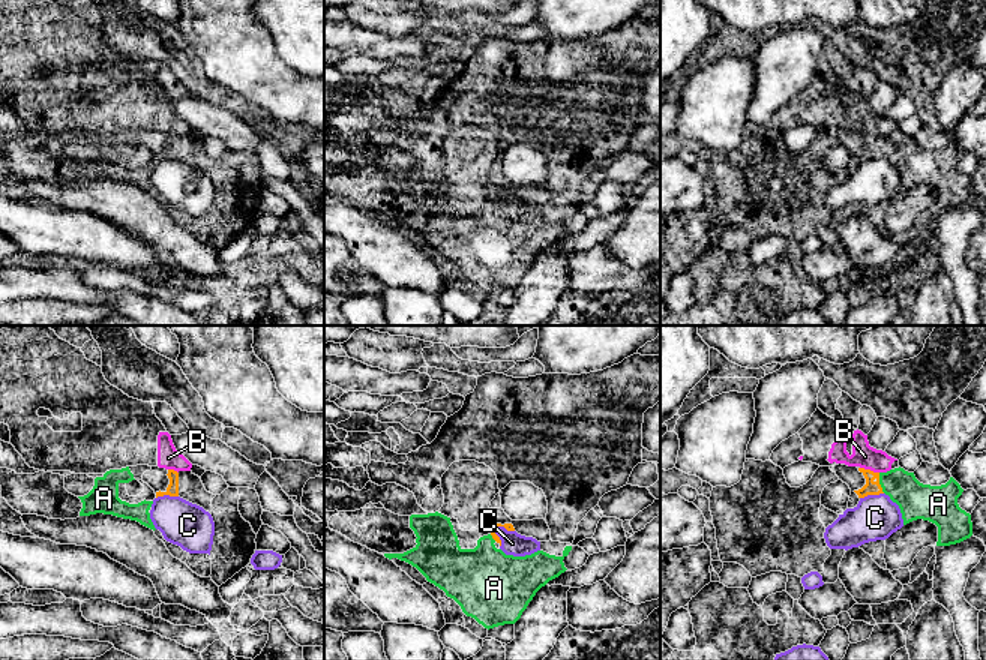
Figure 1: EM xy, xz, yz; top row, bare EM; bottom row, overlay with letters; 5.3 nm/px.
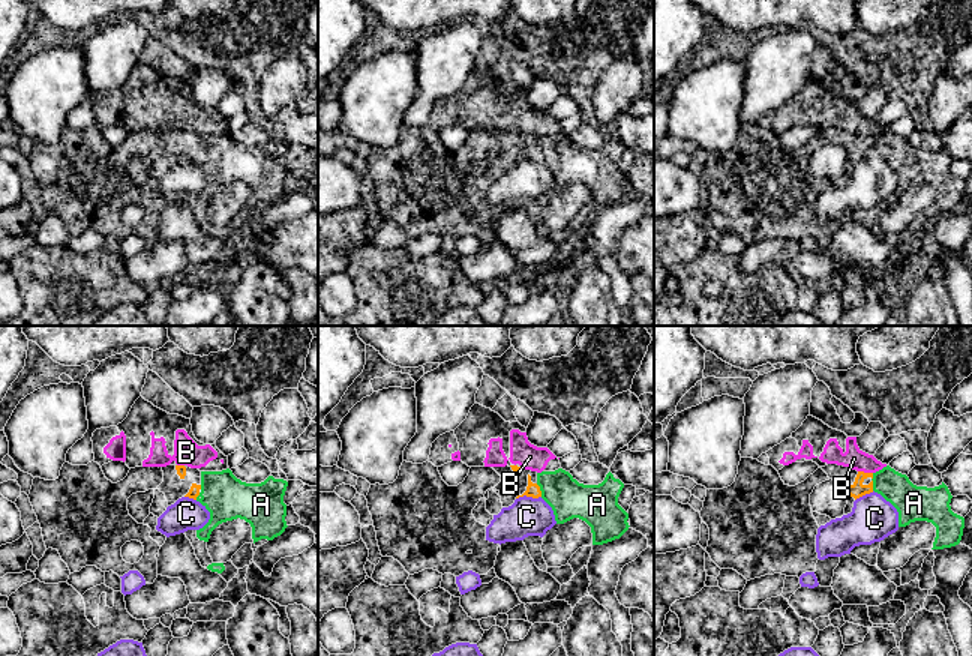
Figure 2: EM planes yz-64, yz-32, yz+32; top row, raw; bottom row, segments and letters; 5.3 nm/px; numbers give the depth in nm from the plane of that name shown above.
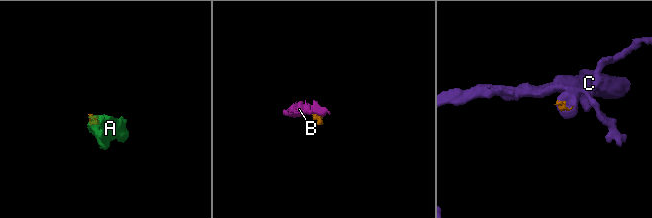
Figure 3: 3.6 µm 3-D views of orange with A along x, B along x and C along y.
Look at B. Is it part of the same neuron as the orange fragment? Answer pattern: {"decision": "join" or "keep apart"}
{"decision": "keep apart"}

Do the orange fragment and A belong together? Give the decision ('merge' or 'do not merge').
merge

